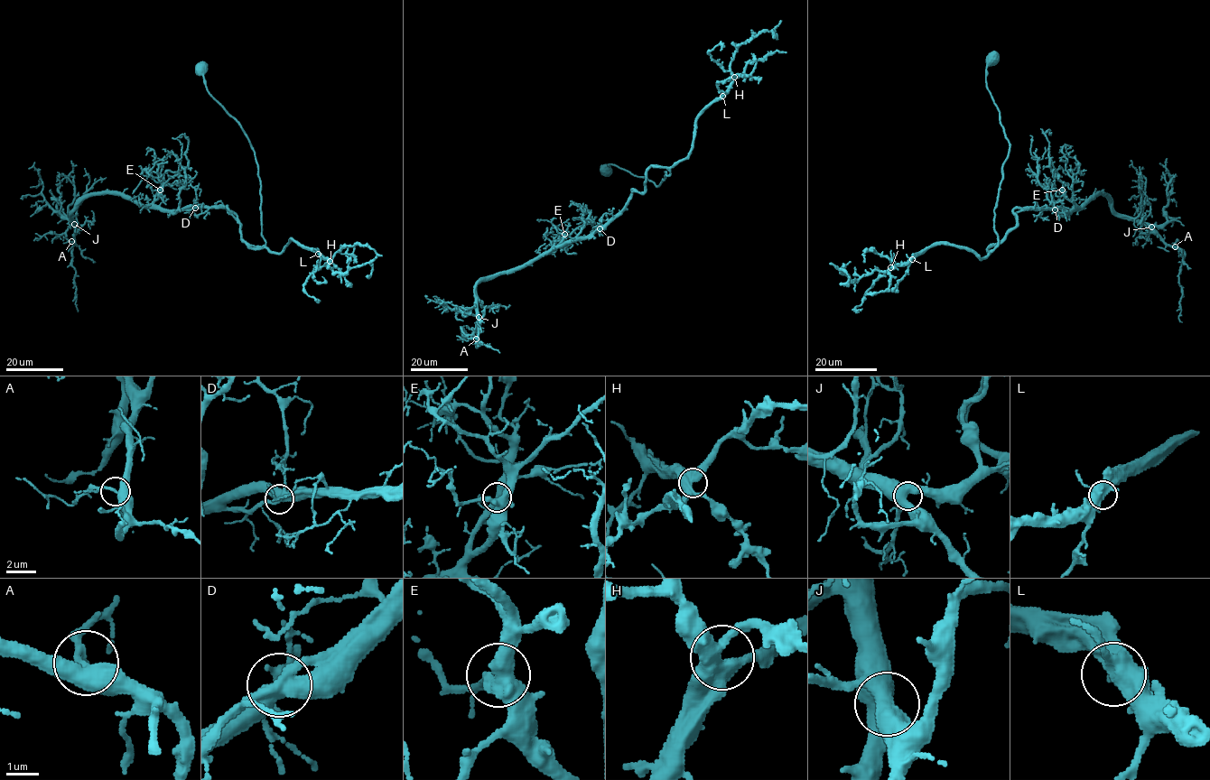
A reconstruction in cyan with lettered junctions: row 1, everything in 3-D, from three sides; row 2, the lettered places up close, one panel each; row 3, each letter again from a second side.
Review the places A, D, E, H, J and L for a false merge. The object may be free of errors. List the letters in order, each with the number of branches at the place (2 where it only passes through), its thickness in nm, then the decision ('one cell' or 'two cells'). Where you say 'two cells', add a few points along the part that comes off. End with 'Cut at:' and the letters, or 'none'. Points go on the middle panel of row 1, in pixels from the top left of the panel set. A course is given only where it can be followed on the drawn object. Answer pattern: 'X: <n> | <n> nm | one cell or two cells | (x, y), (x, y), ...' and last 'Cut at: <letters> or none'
A: 4 | 300 nm | one cell
D: 4 | 480 nm | one cell
E: 4 | 420 nm | one cell
H: 4 | 500 nm | one cell
J: 4 | 500 nm | one cell
L: 4 | 500 nm | one cell
Cut at: none

